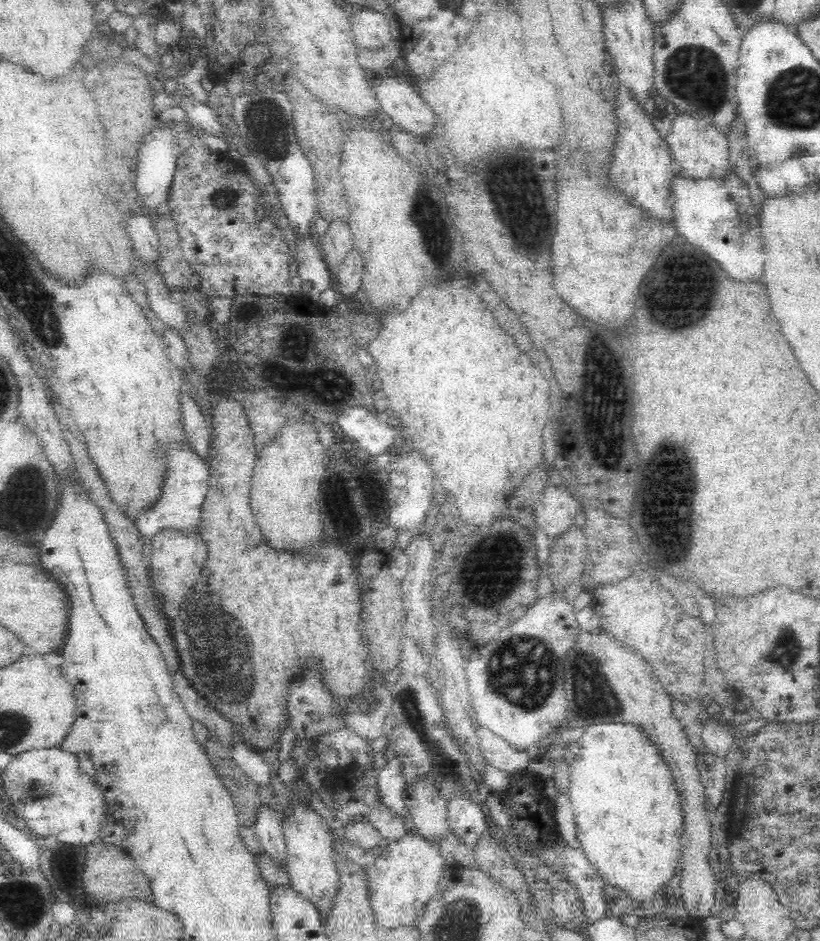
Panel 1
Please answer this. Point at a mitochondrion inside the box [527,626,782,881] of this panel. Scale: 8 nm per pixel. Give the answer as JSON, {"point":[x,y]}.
{"point":[593,696]}

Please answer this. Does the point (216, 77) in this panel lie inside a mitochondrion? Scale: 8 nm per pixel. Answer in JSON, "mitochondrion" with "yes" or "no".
{"mitochondrion":"no"}

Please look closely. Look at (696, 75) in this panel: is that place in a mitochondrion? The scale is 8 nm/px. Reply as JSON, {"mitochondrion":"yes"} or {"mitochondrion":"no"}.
{"mitochondrion":"yes"}

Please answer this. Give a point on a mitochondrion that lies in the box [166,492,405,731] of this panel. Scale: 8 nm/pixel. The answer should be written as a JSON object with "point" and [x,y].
{"point":[219,664]}

